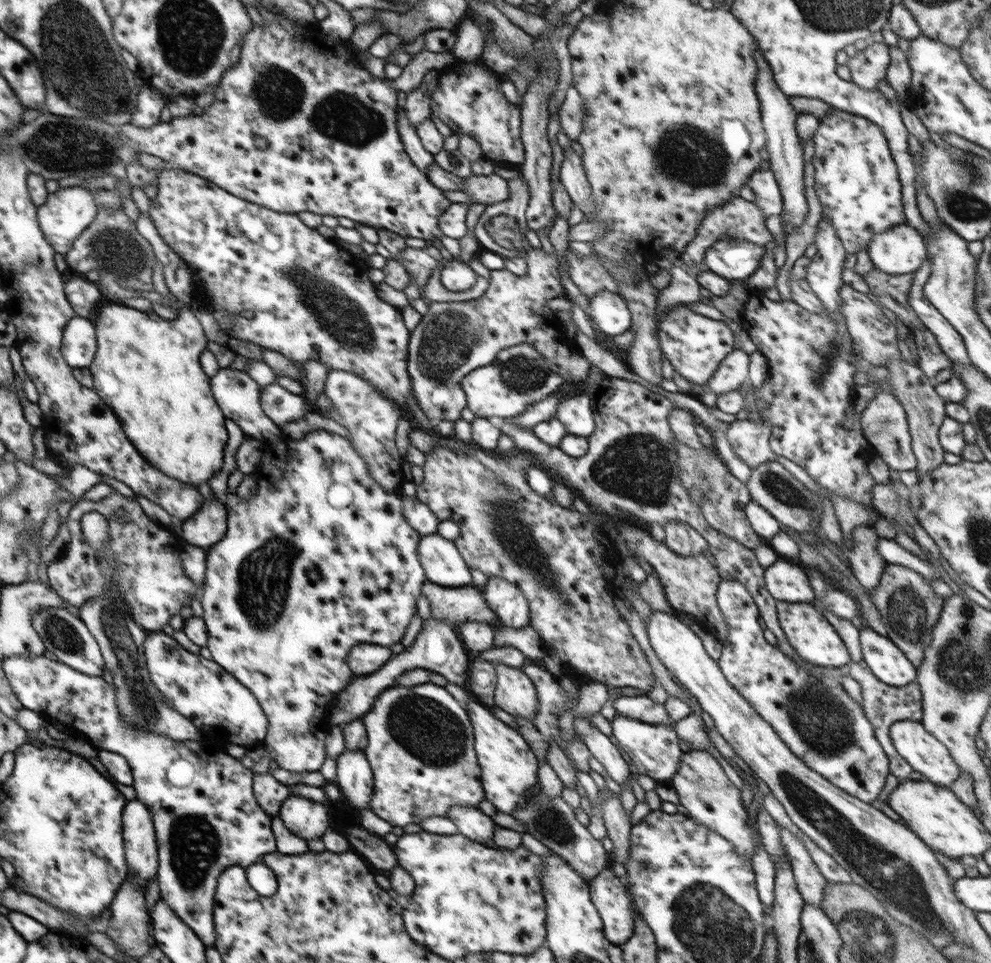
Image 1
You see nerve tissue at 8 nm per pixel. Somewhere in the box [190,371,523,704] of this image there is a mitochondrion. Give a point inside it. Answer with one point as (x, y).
(268, 567)

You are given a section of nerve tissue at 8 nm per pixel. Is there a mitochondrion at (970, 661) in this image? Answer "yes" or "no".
yes

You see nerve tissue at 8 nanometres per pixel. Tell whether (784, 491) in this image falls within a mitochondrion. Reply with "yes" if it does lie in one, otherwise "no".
yes

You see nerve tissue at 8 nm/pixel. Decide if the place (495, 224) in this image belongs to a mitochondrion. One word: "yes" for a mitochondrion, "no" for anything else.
yes

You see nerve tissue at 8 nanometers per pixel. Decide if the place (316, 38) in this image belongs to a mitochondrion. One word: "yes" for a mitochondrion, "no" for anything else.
no

